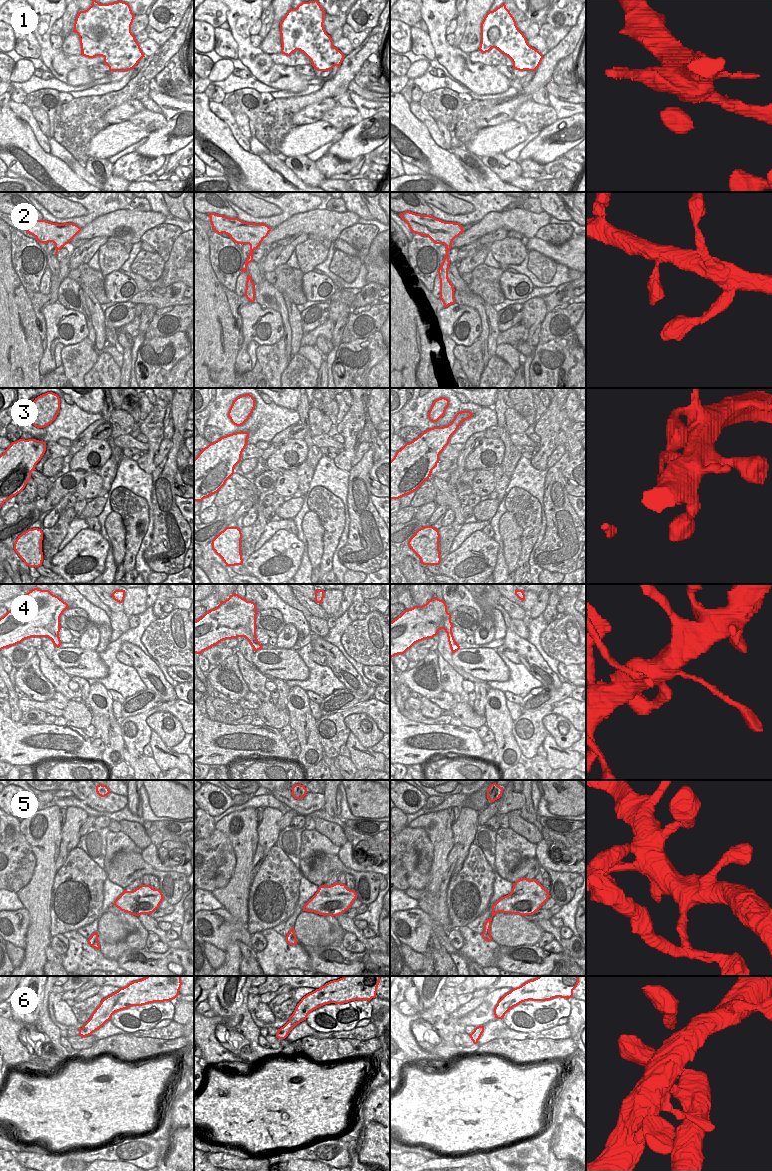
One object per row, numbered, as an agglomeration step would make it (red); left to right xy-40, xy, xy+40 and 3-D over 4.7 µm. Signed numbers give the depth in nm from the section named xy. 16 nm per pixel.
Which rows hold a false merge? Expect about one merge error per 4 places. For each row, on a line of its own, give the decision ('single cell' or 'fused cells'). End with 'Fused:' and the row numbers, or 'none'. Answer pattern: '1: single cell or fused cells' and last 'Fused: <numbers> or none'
1: fused cells
2: single cell
3: single cell
4: single cell
5: fused cells
6: single cell
Fused: 1, 5

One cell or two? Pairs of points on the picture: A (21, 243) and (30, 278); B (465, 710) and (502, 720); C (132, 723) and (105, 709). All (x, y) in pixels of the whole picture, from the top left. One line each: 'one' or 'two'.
A: one
B: two
C: two

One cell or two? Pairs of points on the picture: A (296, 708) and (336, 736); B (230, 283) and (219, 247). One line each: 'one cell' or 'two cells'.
A: two cells
B: one cell

